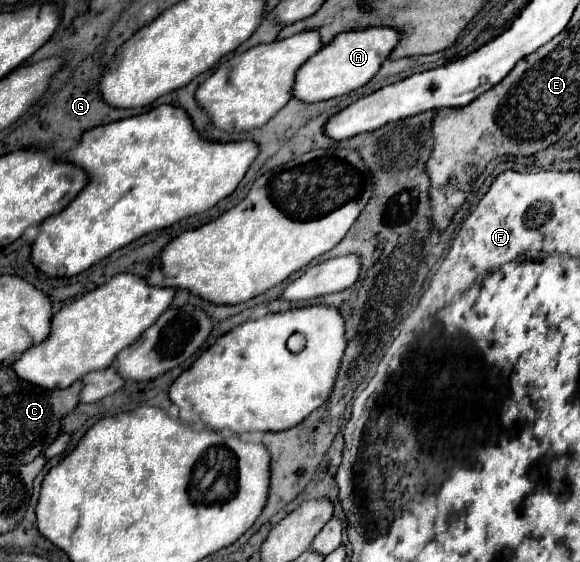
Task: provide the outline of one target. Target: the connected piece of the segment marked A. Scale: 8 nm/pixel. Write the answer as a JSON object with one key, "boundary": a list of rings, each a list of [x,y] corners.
{"boundary":[[[388,26],[342,32],[300,68],[300,72],[296,74],[296,98],[304,102],[322,102],[344,96],[364,86],[380,70],[382,62],[388,60],[398,42],[398,30]]]}

